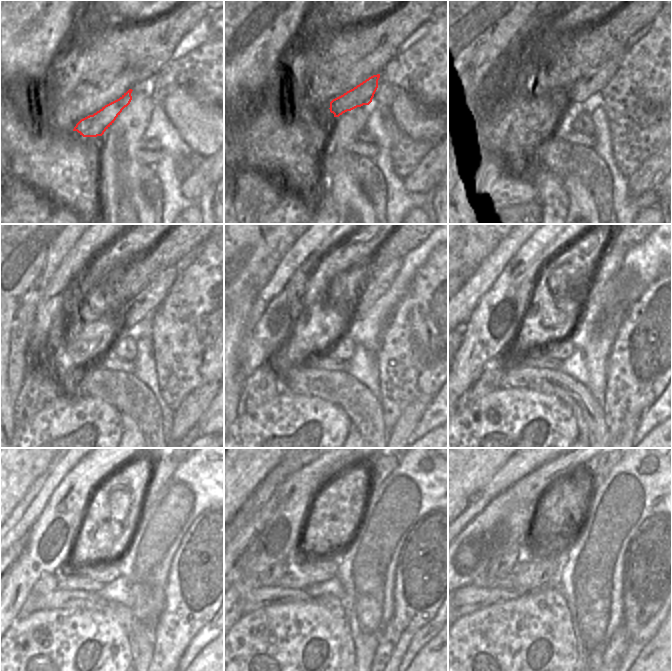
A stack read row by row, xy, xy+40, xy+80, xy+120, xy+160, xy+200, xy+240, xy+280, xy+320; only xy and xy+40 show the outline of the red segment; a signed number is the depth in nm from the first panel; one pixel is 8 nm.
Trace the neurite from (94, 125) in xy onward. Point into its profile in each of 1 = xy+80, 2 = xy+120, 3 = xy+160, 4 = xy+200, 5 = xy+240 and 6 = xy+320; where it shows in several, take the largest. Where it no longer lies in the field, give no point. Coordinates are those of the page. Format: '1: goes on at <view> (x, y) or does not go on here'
1: goes on at xy+80 (583, 93)
2: goes on at xy+120 (148, 301)
3: goes on at xy+160 (379, 282)
4: goes on at xy+200 (611, 255)
5: goes on at xy+240 (161, 468)
6: goes on at xy+320 (602, 468)

